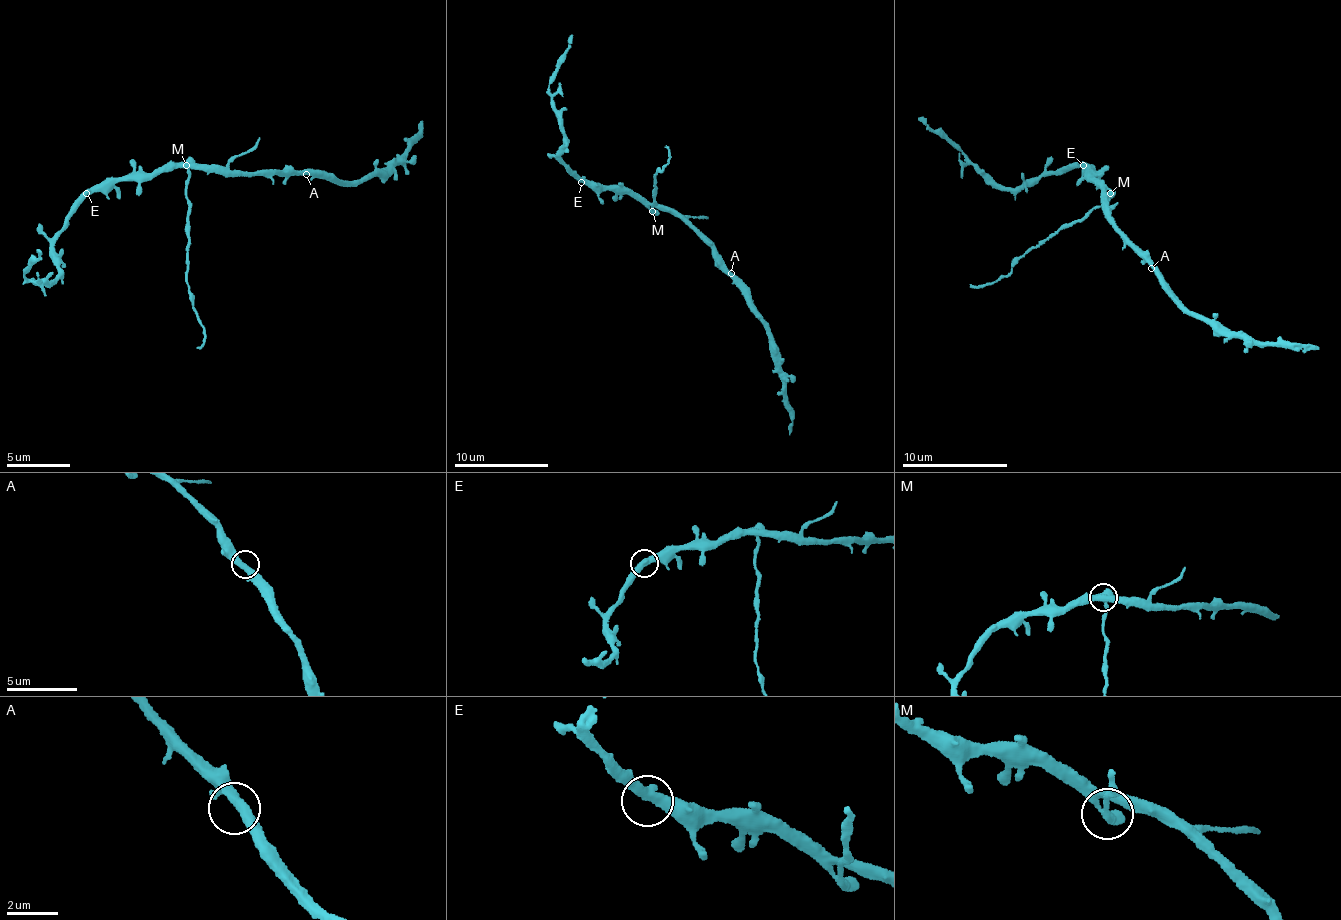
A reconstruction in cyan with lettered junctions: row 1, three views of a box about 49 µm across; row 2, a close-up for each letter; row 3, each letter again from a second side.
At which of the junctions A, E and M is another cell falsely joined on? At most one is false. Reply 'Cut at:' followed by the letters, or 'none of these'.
Cut at: M

